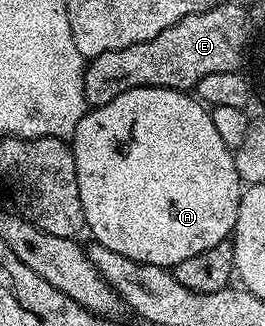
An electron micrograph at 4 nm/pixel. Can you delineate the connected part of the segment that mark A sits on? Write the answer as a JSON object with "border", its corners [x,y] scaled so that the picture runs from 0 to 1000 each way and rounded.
{"border":[[[494,267],[472,285],[426,298],[426,310],[377,328],[340,331],[306,359],[260,448],[283,485],[291,580],[306,604],[306,641],[321,653],[325,706],[336,721],[343,709],[340,730],[362,745],[396,752],[396,764],[457,776],[457,788],[487,788],[487,801],[657,825],[672,807],[732,788],[740,776],[774,776],[774,764],[804,764],[804,752],[845,742],[883,712],[902,650],[902,607],[917,601],[921,577],[887,515],[875,454],[857,451],[849,433],[834,433],[796,368],[792,337],[755,316],[732,288],[619,267]]]}

